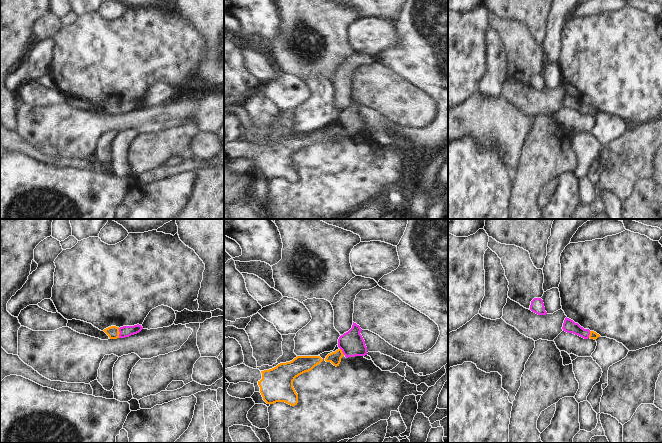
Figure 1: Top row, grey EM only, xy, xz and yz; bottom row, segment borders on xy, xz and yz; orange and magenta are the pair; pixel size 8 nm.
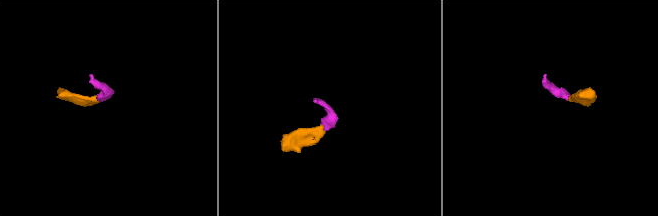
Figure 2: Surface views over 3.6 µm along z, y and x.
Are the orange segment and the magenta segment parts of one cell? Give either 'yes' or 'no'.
yes

